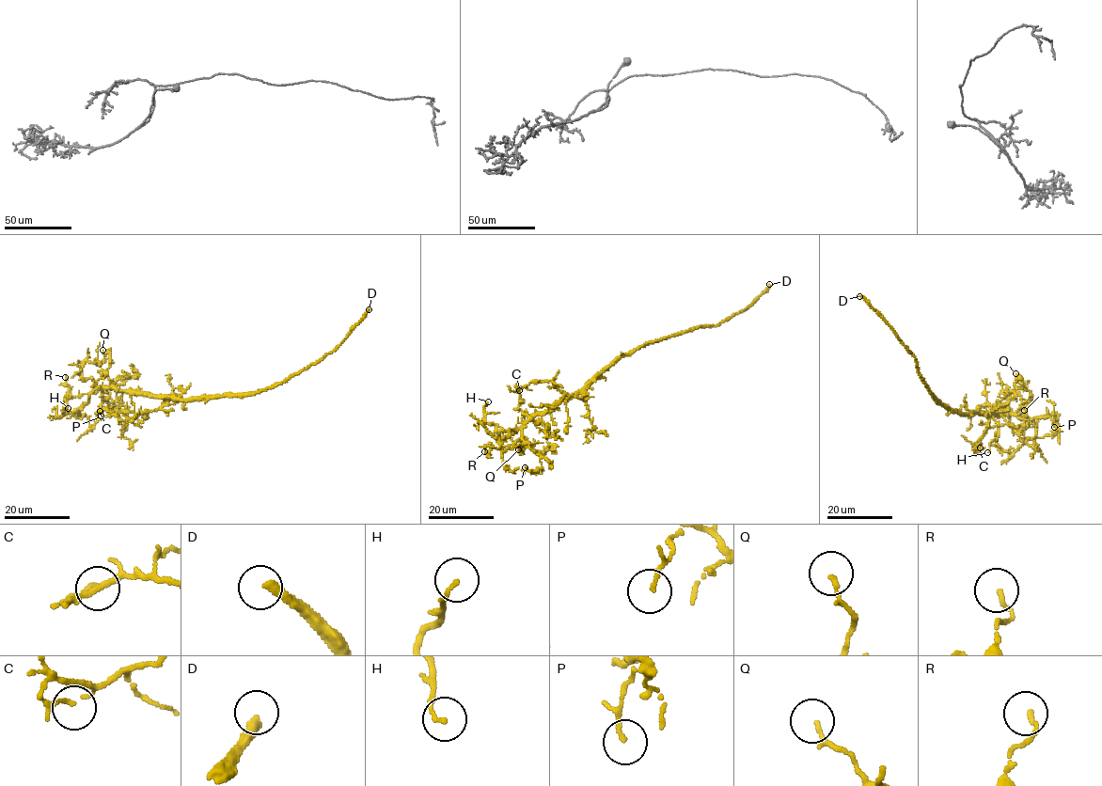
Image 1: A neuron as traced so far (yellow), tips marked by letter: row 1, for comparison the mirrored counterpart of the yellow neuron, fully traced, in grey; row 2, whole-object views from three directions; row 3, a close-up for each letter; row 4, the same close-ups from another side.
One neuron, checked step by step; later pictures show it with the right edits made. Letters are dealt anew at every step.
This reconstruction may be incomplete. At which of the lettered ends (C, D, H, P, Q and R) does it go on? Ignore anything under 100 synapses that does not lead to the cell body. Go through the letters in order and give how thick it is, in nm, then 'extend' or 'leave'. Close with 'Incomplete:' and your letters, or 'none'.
C: 70 nm | leave
D: 320 nm | extend
H: 130 nm | leave
P: 90 nm | leave
Q: 120 nm | leave
R: 130 nm | leave
Incomplete: D

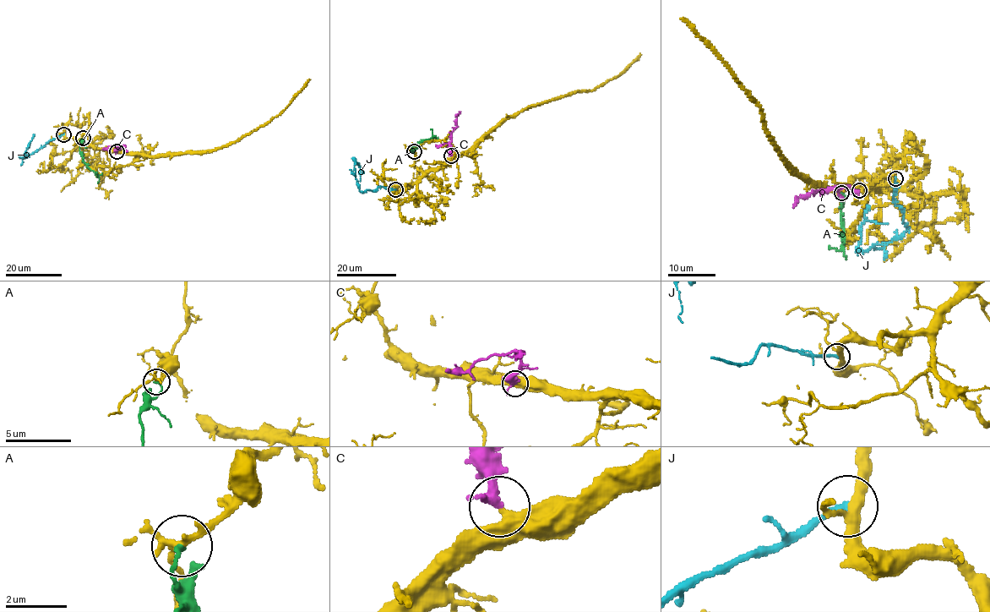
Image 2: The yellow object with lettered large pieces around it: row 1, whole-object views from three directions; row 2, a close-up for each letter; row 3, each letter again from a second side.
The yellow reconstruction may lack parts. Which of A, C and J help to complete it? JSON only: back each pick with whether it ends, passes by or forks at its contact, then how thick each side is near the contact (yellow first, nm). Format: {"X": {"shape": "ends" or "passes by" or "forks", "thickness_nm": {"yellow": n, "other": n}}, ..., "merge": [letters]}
{"C": {"shape": "ends", "thickness_nm": {"yellow": 550, "other": 280}}, "merge": ["C"]}

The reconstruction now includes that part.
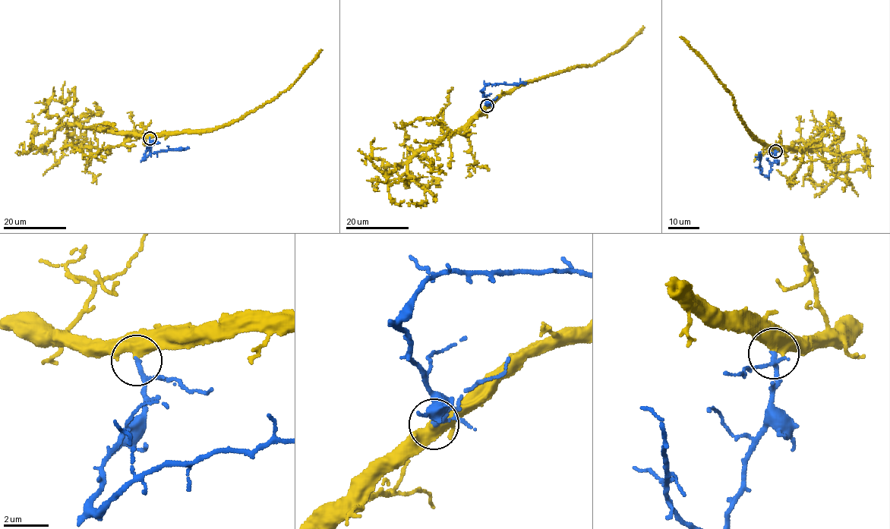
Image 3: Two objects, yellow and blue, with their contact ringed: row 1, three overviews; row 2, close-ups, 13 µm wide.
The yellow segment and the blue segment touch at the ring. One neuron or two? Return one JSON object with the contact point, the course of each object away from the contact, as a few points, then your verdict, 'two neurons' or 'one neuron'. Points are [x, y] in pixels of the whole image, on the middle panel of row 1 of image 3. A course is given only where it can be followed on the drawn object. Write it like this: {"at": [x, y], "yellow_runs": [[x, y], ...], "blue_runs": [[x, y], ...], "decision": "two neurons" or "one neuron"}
{"at": [487, 105], "yellow_runs": [[487, 105], [520, 85], [578, 66], [593, 65], [626, 44], [643, 26]], "blue_runs": [[487, 105], [489, 102], [484, 96], [484, 86], [492, 83], [526, 83]], "decision": "one neuron"}

